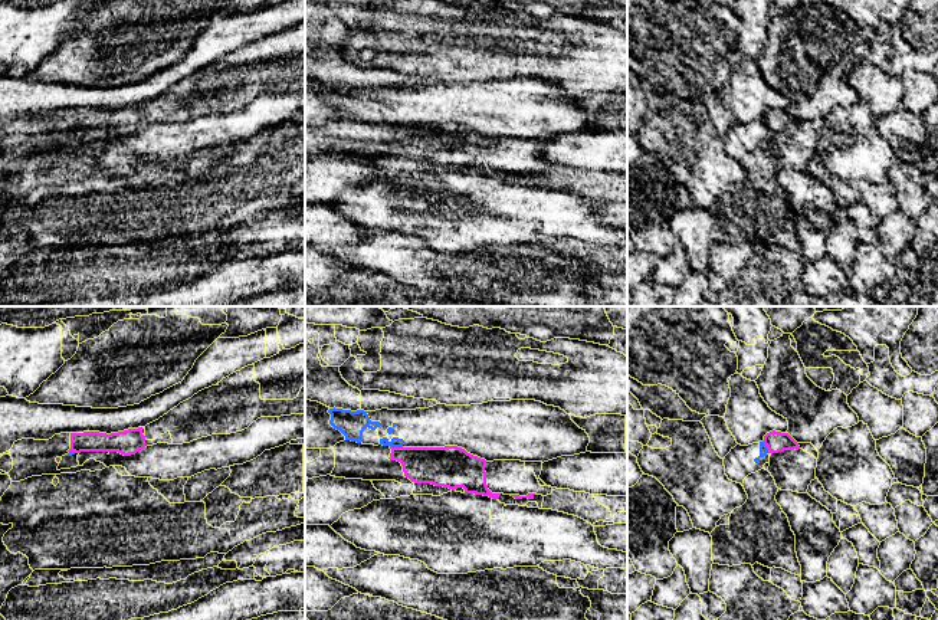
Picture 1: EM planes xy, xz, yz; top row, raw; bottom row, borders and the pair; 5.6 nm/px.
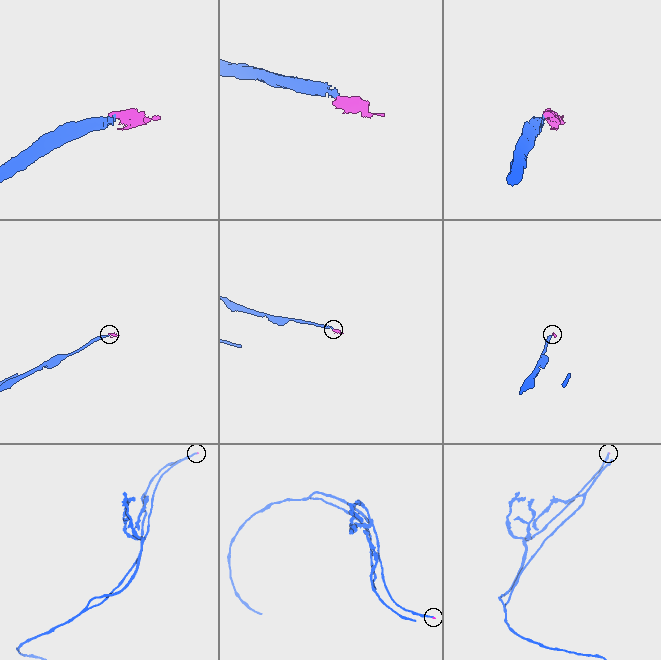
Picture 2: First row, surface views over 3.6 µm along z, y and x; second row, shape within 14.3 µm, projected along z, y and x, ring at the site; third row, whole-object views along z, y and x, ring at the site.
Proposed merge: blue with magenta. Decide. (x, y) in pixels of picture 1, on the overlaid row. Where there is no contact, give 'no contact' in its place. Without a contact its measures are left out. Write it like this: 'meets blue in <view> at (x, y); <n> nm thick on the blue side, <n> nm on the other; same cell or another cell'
meets blue in xz at (396, 446); 60 nm thick on the blue side, 200 nm on the other; another cell

